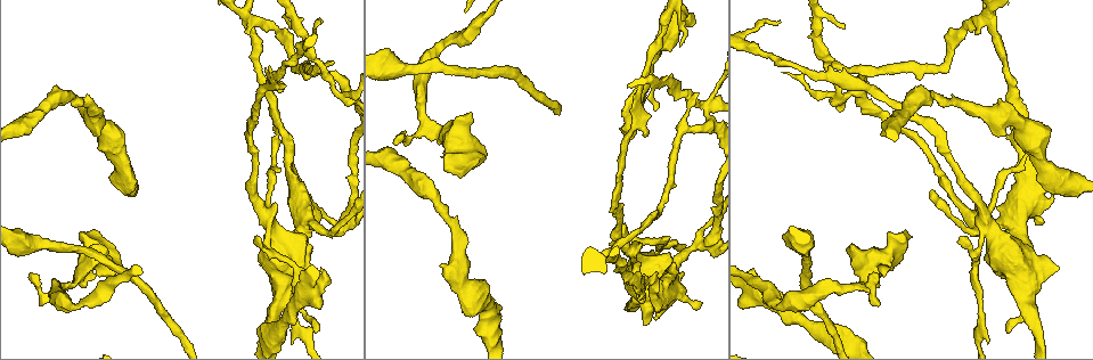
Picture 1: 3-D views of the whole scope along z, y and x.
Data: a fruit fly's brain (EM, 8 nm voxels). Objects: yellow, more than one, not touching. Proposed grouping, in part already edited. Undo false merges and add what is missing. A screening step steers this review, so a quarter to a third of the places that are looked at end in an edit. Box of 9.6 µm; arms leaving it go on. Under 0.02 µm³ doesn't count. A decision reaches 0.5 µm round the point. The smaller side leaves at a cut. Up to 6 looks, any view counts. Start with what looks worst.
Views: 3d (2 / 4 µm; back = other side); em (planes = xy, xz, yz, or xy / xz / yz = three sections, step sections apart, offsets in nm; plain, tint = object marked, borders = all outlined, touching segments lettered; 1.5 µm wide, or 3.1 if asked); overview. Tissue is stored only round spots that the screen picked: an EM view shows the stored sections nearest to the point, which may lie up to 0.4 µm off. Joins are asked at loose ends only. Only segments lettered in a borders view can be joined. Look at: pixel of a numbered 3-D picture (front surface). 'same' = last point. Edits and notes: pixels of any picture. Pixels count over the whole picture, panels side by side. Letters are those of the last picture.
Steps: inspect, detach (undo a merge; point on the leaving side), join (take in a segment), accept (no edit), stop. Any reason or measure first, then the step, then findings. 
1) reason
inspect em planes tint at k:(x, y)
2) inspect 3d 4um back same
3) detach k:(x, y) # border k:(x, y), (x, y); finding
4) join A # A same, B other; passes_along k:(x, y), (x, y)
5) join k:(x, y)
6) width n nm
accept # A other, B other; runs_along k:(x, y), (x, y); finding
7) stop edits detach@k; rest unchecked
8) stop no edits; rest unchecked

thin end
inspect em xy step 4 borders at 1:(29, 274)

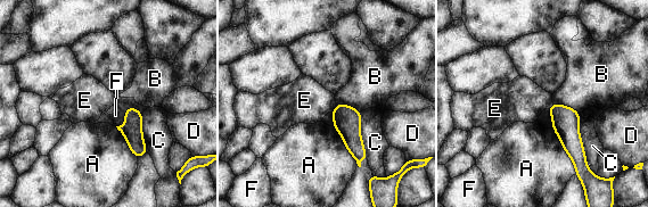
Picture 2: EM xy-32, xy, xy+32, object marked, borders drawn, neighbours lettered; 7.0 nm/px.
inspect em planes borders same

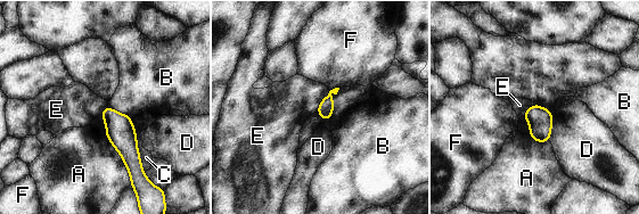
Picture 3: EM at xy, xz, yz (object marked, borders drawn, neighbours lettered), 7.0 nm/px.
accept # A other, B other, C other, D other, E other, F other; border 3:(330, 90), (314, 112); no lettered segment goes on from it

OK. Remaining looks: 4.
abrupt turn
inspect em planes plain at 1:(660, 214)

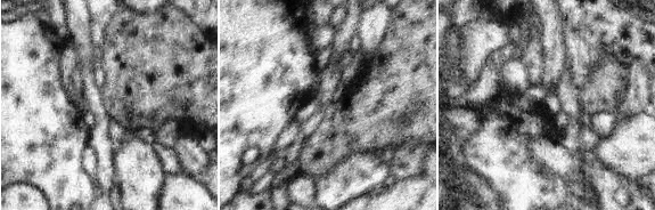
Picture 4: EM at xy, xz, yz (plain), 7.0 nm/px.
inspect em planes tint same

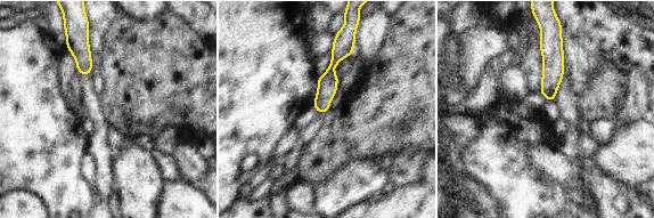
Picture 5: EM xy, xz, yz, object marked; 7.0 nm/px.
inspect em planes borders same

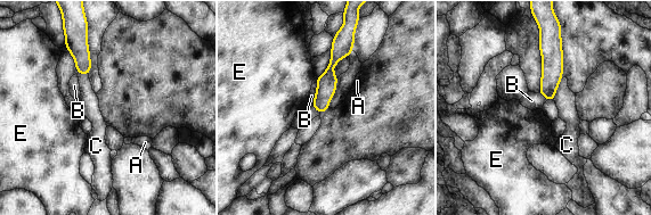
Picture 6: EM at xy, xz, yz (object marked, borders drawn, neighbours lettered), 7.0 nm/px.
accept # A other, B other, C other, E other; border 6:(562, 79), (553, 99); all the same cell

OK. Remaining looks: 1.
stop no edits; rest unchecked

